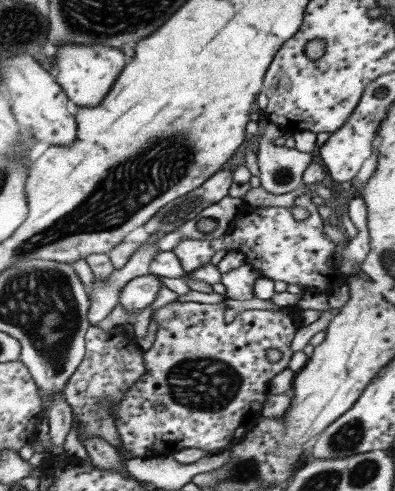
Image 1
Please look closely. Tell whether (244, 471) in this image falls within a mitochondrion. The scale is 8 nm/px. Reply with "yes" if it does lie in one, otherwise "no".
yes

